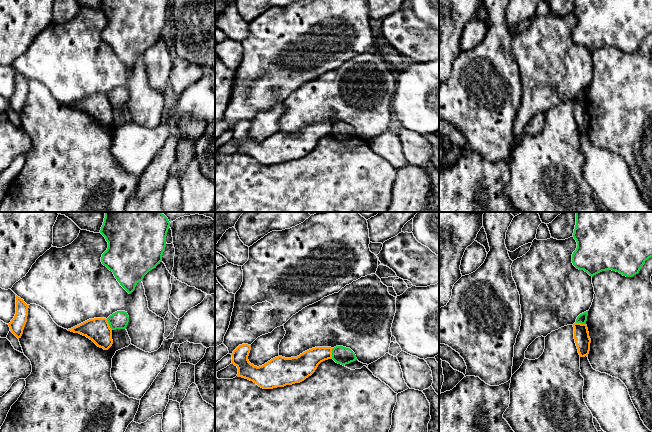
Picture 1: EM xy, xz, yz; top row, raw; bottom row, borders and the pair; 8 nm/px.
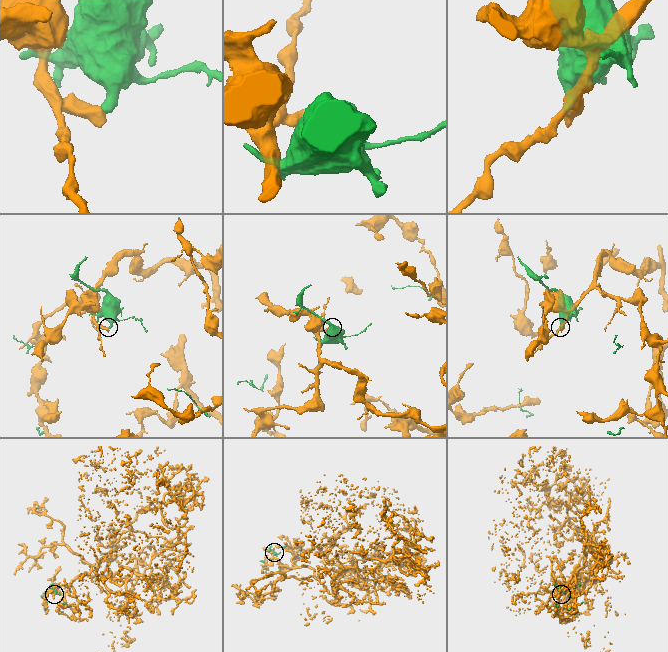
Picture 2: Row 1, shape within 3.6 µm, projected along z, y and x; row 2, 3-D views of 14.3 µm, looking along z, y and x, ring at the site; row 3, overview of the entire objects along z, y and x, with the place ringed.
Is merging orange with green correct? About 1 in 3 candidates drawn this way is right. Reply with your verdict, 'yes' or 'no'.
no

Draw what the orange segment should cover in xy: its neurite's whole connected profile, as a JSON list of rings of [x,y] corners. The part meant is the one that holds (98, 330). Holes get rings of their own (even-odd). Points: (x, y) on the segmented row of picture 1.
[[[106,318],[89,319],[68,331],[86,336],[104,350],[108,350],[113,344],[112,329]]]

